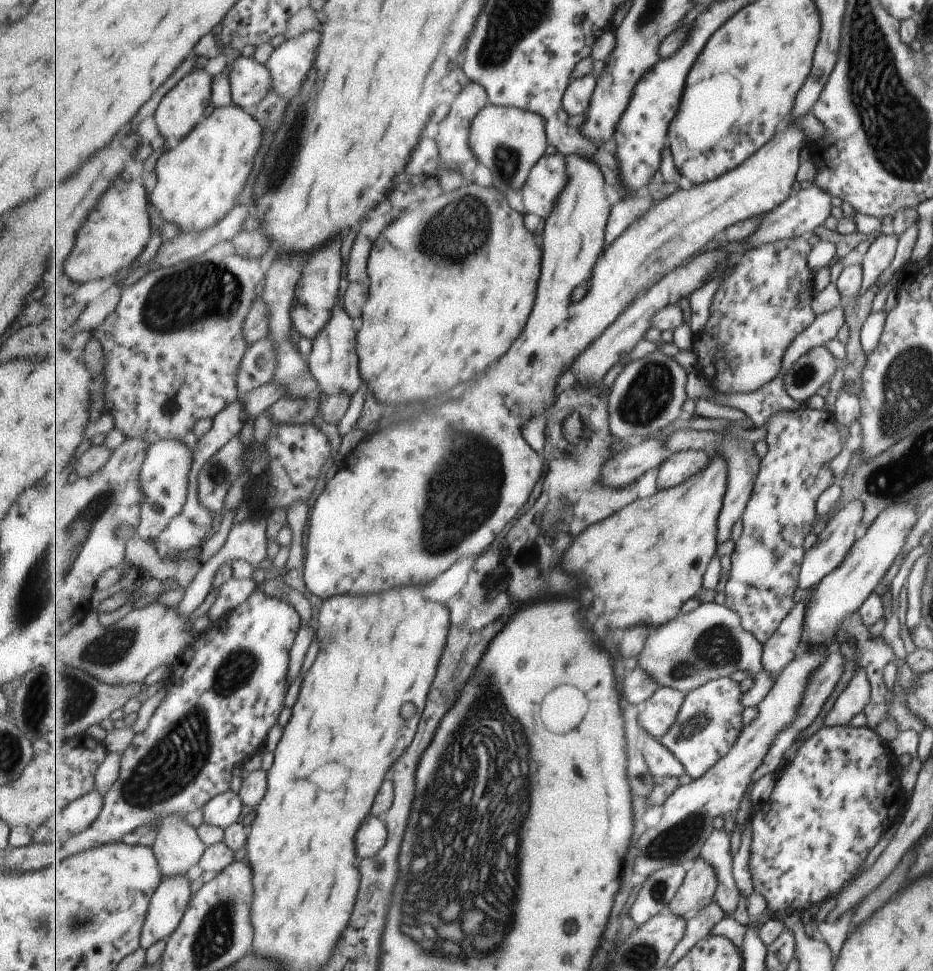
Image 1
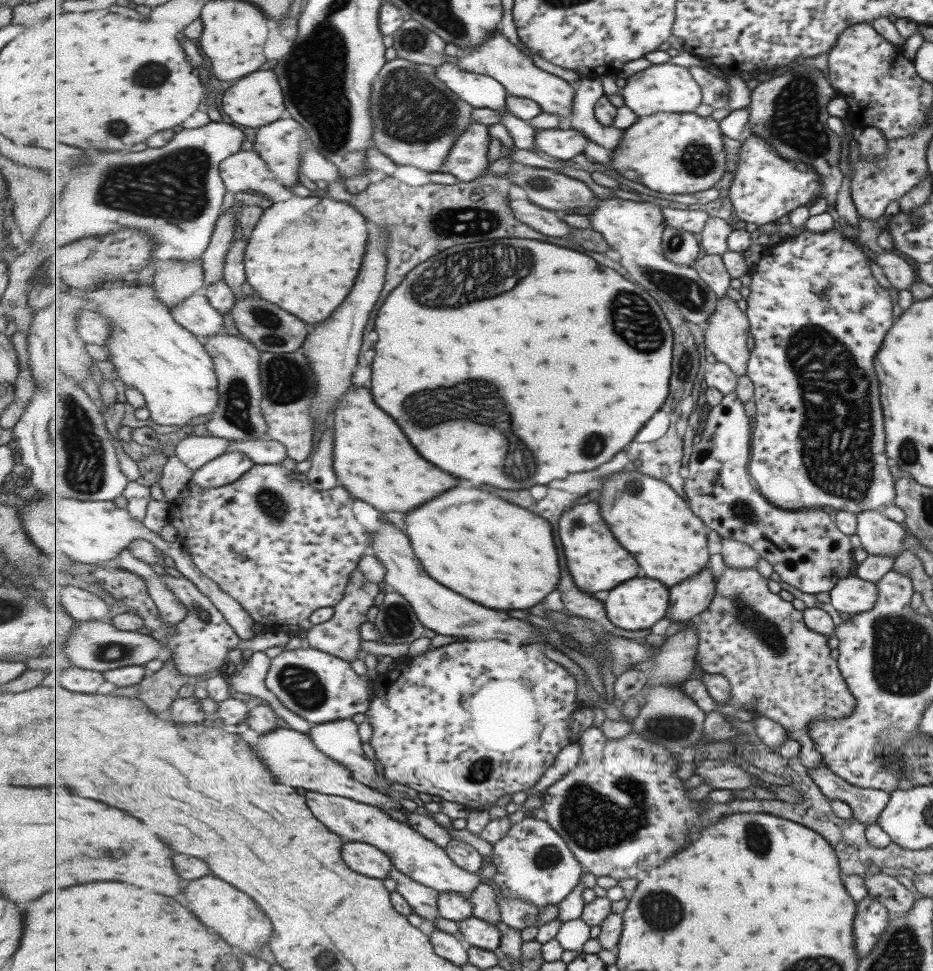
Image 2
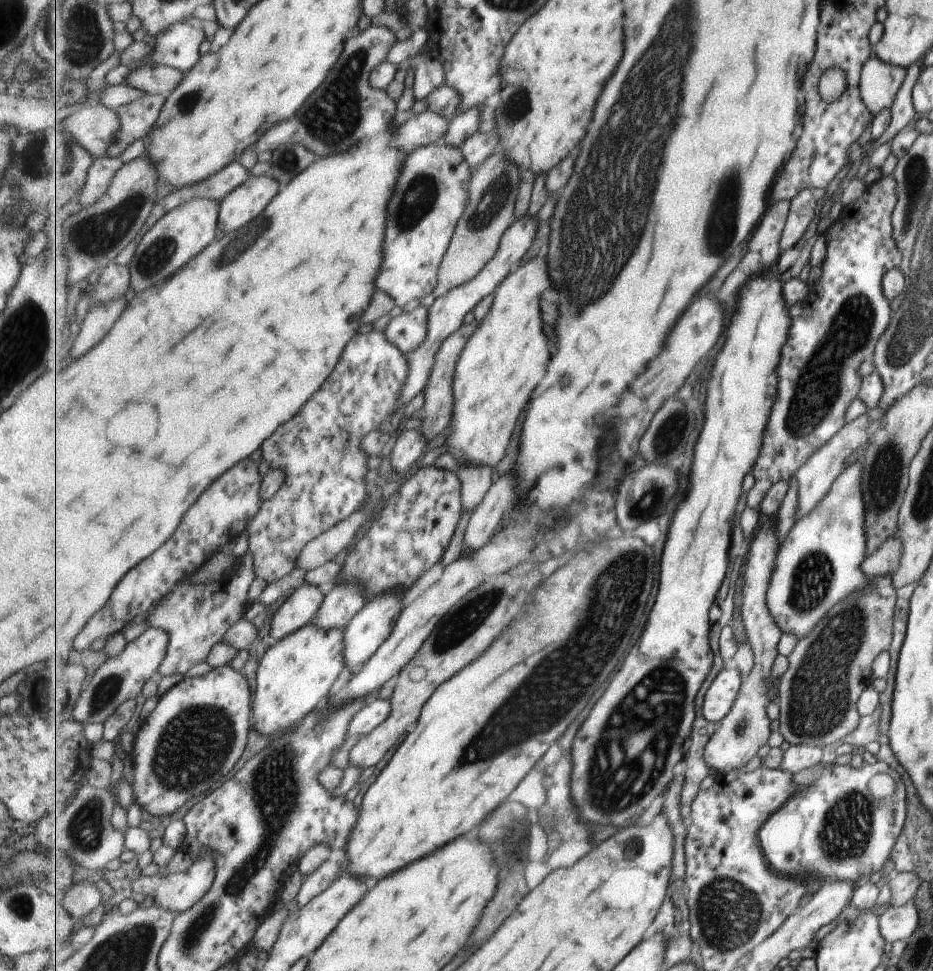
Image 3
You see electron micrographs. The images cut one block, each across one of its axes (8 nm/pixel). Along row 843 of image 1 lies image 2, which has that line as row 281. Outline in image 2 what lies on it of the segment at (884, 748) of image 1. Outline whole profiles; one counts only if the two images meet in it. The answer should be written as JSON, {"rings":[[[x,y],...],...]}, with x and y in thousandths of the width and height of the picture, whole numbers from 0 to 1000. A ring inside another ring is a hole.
{"rings":[[[867,236],[849,245],[842,244],[830,252],[823,264],[815,266],[804,282],[804,294],[791,298],[802,316],[798,323],[803,327],[804,343],[807,347],[806,366],[802,376],[802,387],[809,395],[810,406],[807,413],[811,416],[811,426],[807,433],[805,487],[810,499],[820,513],[829,520],[840,525],[854,526],[887,521],[896,526],[907,526],[919,530],[926,526],[944,526],[957,519],[959,514],[958,495],[949,478],[946,463],[946,441],[944,441],[944,420],[942,402],[936,378],[936,367],[944,356],[949,342],[957,334],[957,313],[953,301],[944,296],[929,274],[927,262],[914,249],[906,247],[896,236],[871,239]]]}

